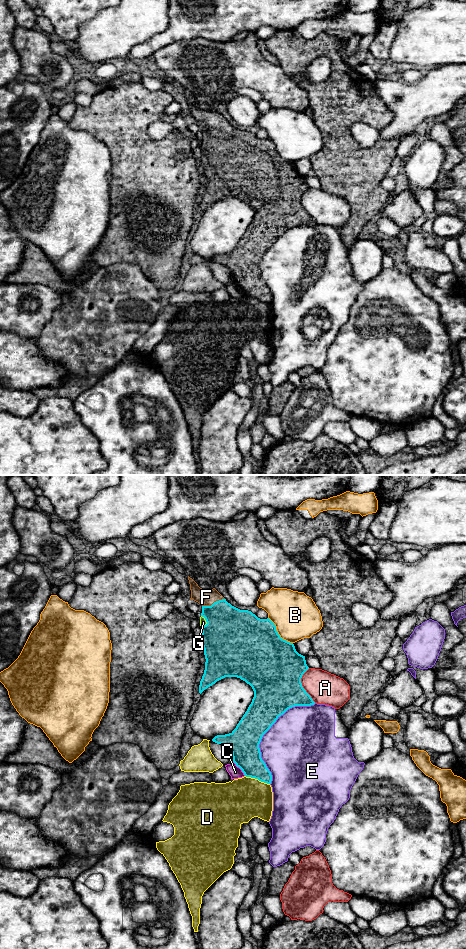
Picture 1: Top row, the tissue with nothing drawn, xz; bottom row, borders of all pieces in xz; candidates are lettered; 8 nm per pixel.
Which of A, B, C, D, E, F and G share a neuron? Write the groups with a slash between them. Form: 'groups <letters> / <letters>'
groups A / B / C / D / E / F G

